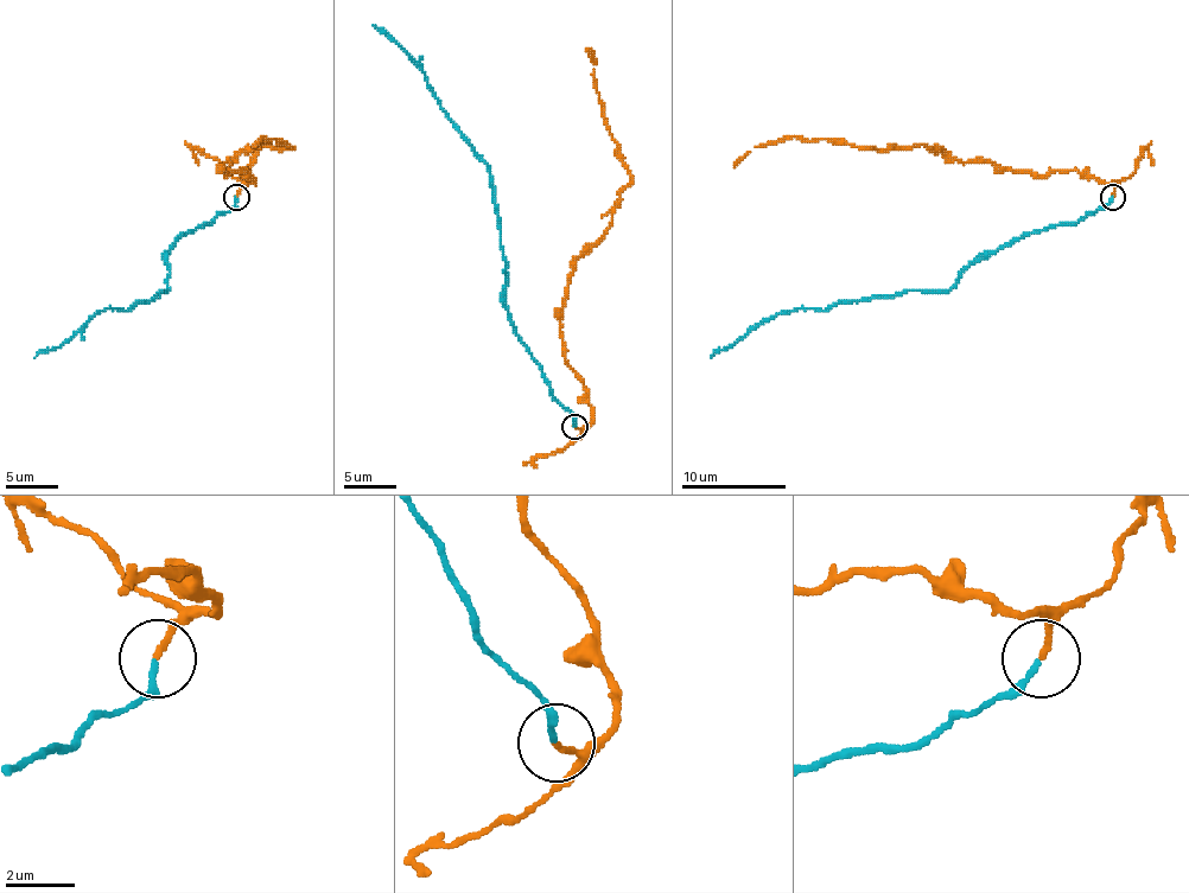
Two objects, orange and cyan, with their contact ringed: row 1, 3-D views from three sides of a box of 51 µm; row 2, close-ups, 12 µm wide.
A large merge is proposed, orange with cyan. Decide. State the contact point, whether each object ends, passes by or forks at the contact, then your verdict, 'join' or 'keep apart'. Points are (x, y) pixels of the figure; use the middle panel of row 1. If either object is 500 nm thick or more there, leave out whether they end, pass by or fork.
(574, 426) | orange ends | cyan ends | keep apart

